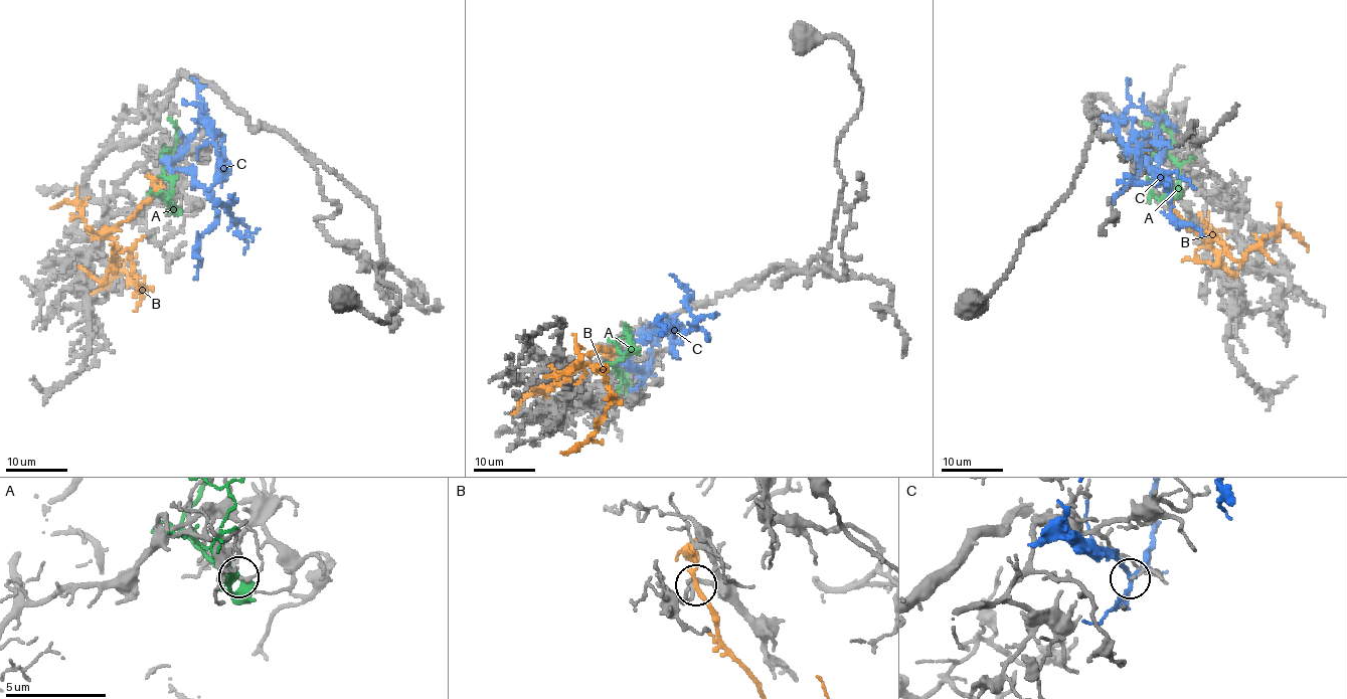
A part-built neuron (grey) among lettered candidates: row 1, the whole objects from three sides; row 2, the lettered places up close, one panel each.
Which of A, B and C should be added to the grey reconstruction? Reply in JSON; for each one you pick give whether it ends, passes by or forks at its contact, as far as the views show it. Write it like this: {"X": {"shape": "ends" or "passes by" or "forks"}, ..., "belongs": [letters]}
{"belongs": []}

